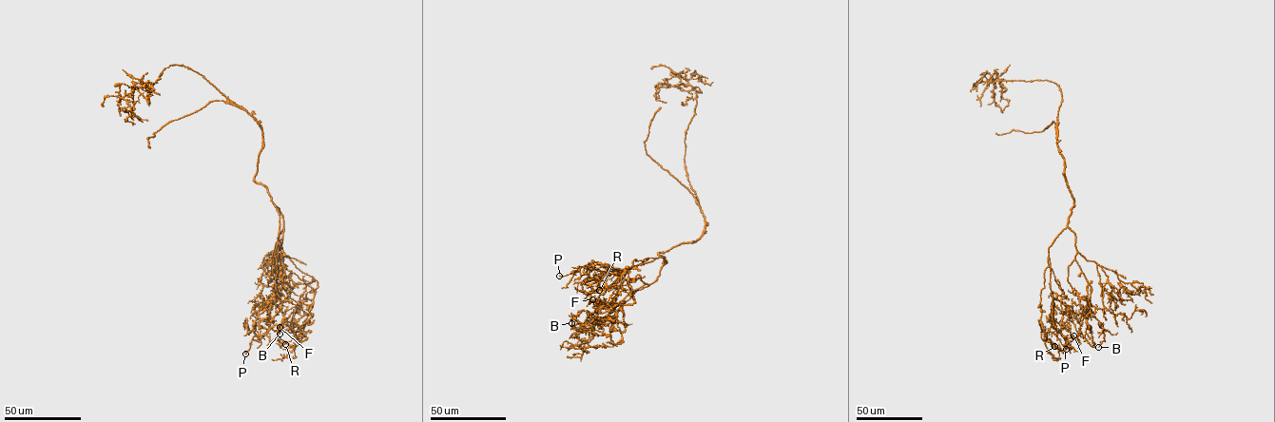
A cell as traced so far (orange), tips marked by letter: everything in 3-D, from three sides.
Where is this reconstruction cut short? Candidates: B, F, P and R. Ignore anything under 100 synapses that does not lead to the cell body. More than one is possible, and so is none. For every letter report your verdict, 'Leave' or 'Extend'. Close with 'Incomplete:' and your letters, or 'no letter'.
B: Leave
F: Leave
P: Leave
R: Leave
Incomplete: no letter

